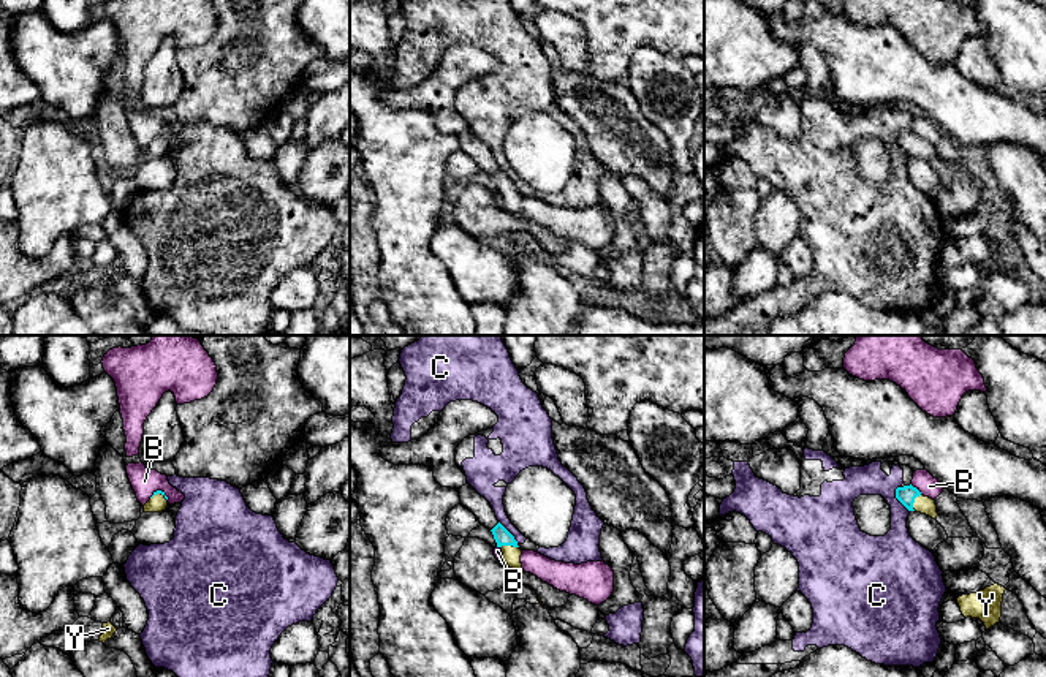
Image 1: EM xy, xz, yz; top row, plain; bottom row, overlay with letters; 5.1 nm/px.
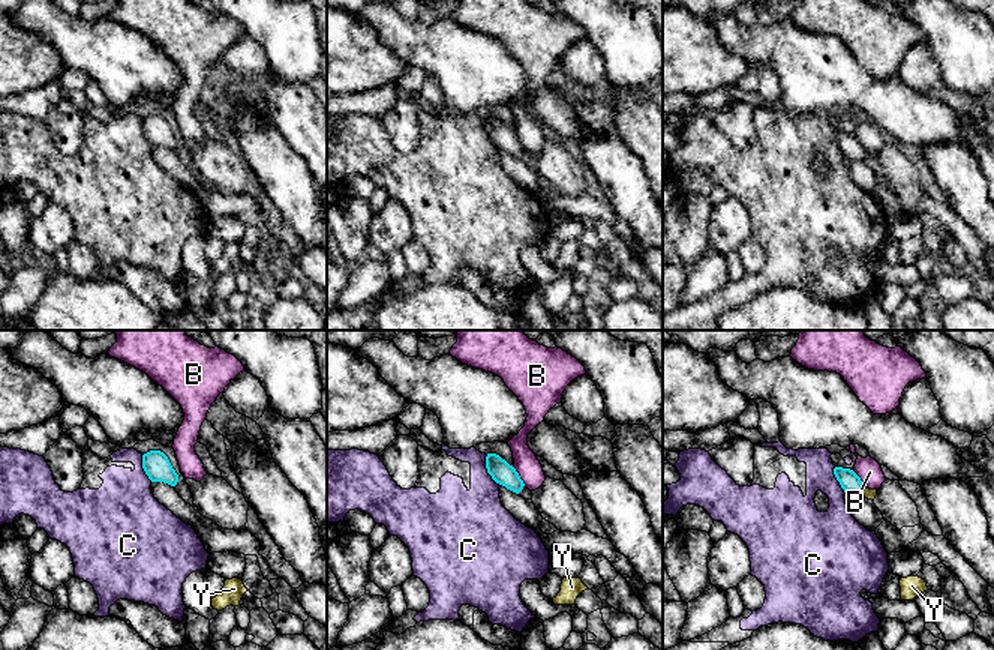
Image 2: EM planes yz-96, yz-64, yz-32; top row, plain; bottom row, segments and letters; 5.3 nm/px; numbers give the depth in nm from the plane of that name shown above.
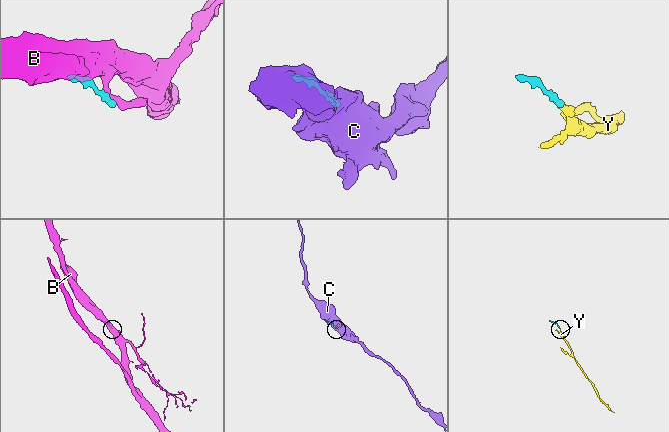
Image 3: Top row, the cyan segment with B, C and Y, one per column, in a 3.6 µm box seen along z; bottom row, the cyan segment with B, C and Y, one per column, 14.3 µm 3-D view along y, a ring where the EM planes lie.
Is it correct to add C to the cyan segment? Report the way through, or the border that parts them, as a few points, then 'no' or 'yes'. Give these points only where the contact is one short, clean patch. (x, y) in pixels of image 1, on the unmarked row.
no

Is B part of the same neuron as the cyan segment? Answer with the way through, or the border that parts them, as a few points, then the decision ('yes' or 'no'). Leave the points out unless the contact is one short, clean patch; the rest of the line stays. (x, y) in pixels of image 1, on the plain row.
no

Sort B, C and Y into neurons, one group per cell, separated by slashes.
B / C / Y

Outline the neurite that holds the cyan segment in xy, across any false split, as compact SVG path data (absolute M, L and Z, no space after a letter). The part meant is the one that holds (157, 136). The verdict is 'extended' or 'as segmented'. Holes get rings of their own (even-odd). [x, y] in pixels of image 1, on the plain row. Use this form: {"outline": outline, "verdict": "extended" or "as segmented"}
{"outline": "M157 136L150 142L150 146L144 150L144 158L161 158L166 155L166 152L168 152L168 142L165 141L165 138Z", "verdict": "extended"}

